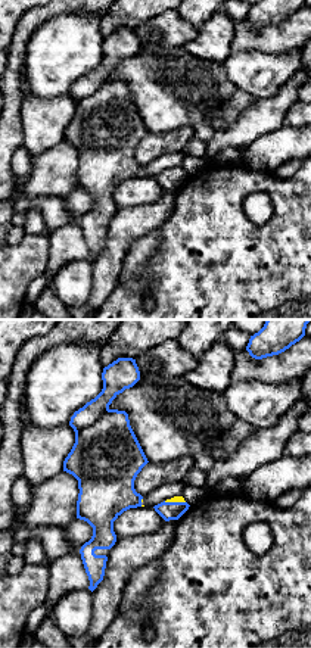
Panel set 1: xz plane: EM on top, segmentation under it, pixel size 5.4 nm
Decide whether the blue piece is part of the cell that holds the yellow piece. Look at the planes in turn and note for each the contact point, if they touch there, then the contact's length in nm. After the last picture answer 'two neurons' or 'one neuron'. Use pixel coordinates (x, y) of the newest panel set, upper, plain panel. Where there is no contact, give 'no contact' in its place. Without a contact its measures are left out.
contact (174, 171); length 120 nm

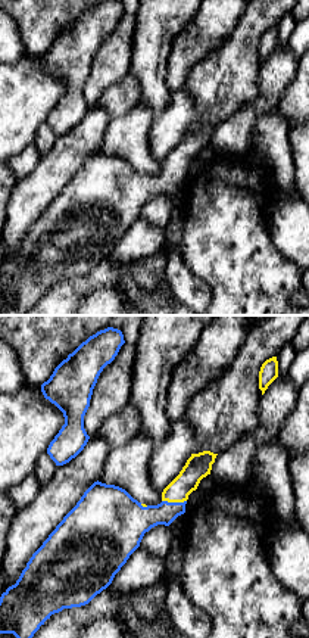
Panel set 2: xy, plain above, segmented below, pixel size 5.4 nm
contact (174, 171); length 140 nm

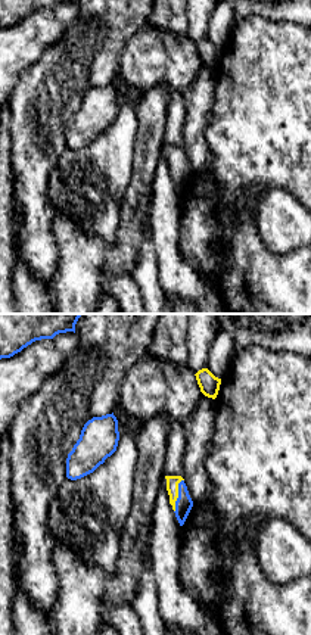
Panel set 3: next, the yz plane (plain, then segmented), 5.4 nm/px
contact (177, 165); length 190 nm

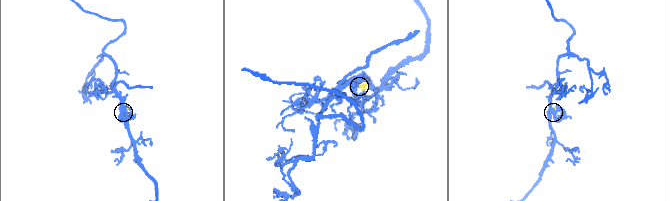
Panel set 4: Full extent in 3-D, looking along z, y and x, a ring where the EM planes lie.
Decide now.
one neuron

